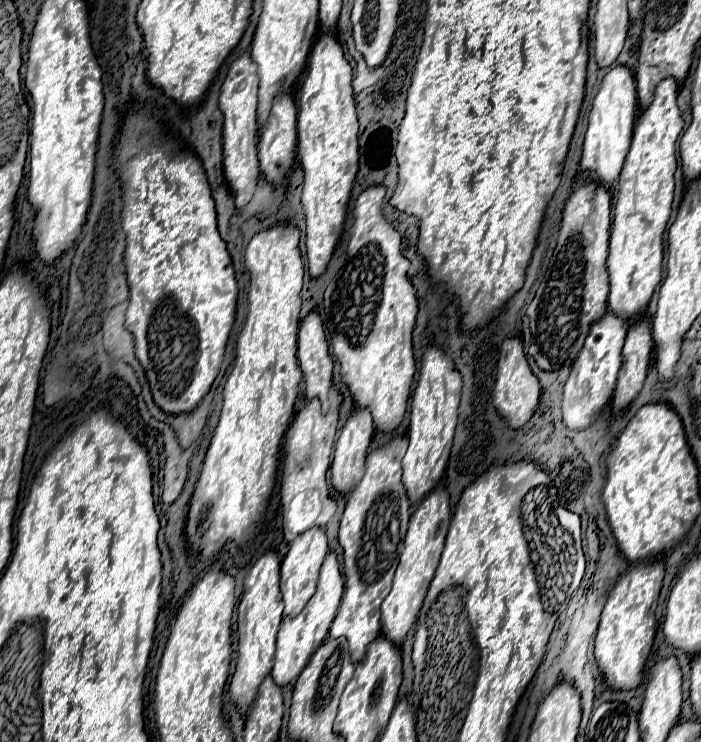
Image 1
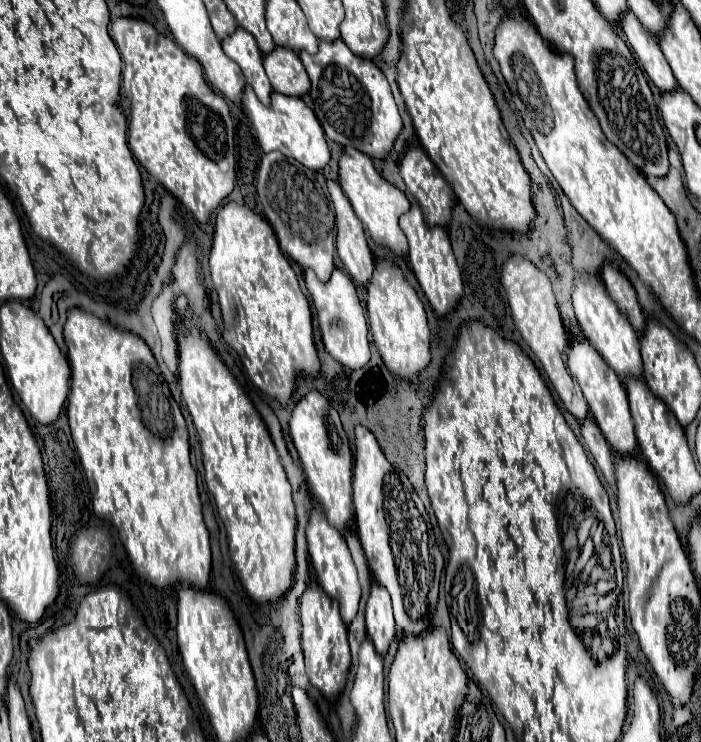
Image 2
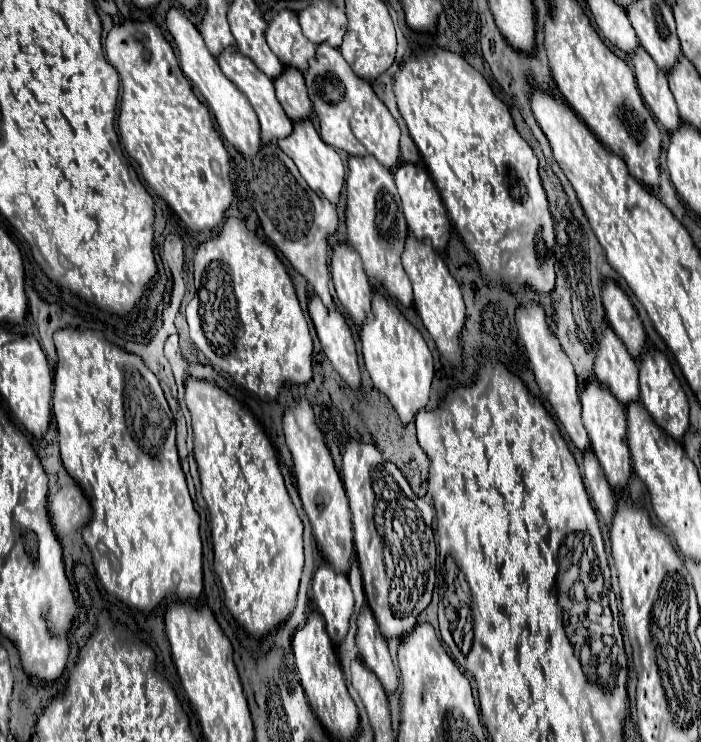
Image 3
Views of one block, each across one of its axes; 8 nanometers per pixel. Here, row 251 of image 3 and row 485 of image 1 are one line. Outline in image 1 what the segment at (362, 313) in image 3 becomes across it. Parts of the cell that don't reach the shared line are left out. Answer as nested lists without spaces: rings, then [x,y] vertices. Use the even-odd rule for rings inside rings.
[[[356,408],[340,430],[340,438],[334,448],[334,460],[330,464],[332,486],[338,492],[348,494],[348,488],[352,488],[352,484],[356,484],[356,480],[360,480],[360,472],[364,472],[364,456],[366,456],[372,434],[374,434],[374,424],[372,424],[372,416],[370,416],[370,408]]]

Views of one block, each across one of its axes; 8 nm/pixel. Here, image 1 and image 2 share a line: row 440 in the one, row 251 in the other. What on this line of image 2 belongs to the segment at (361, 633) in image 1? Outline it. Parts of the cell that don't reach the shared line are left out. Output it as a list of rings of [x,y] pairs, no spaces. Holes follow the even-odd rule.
[[[344,148],[342,156],[340,156],[340,186],[342,186],[344,194],[348,196],[356,216],[364,224],[366,234],[378,246],[386,246],[396,256],[404,258],[408,254],[408,242],[406,242],[404,232],[398,226],[398,218],[410,208],[408,196],[378,174],[370,156],[364,156],[362,152],[358,152],[354,148]]]

